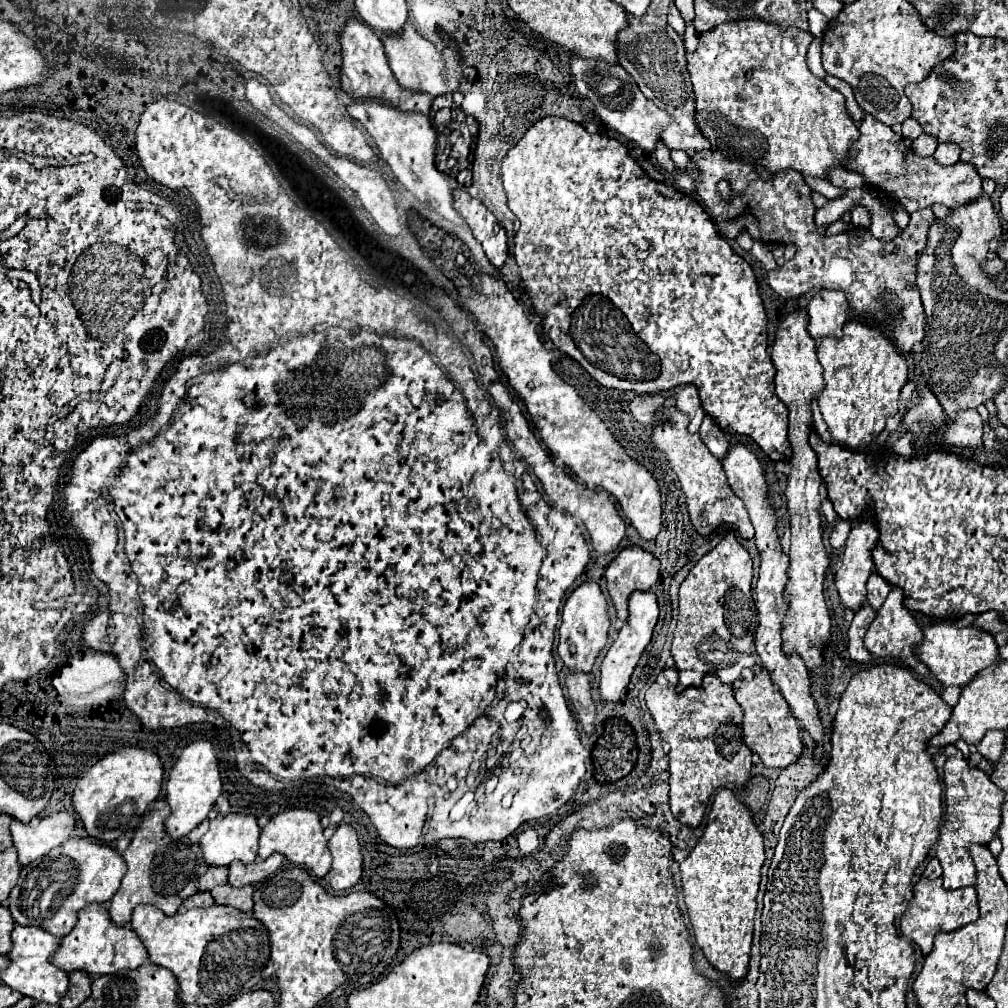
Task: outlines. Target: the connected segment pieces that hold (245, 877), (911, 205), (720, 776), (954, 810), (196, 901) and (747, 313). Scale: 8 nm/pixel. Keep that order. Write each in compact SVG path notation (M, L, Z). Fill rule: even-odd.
M272 853L268 859L258 859L258 861L252 861L252 863L234 861L230 865L228 883L234 885L234 887L244 887L244 885L250 885L250 883L260 883L268 875L276 873L284 865L284 861L286 861L286 857L282 853Z
M828 75L824 81L846 97L846 109L850 117L856 121L856 125L860 127L860 141L856 141L852 149L854 161L850 161L846 169L856 169L864 173L864 177L868 177L868 183L882 193L892 191L894 197L904 205L908 213L914 213L924 207L932 207L936 203L946 205L948 209L958 209L982 195L982 179L976 173L974 165L960 161L952 167L942 167L934 161L934 157L918 157L912 149L906 149L898 133L894 133L888 125L876 121L872 115L860 109L860 105L854 99L854 89L844 79Z
M664 667L656 681L646 691L646 705L650 709L650 715L658 727L660 739L670 745L670 809L676 819L680 819L688 827L698 827L706 805L710 797L726 787L728 783L744 785L750 779L750 767L752 767L752 751L744 743L742 737L742 719L744 709L734 699L732 685L724 685L716 673L706 673L700 687L688 687L682 693L676 693L678 683L678 669L676 667Z
M960 751L948 757L944 763L944 785L944 823L940 825L936 857L940 859L940 865L944 869L944 889L958 889L976 883L976 871L972 869L972 859L966 847L970 843L986 845L994 837L1002 821L1000 807L1004 801L1004 793L990 781L984 771L970 767Z
M198 891L194 893L192 897L188 897L188 901L184 901L184 905L180 907L180 911L186 911L186 909L192 909L192 907L208 907L208 905L214 905L214 897L210 895L210 891Z
M548 115L540 121L536 121L532 127L528 127L524 137L508 149L508 153L502 161L500 177L504 183L506 197L508 197L508 207L522 223L520 231L514 237L514 259L518 263L526 291L532 293L530 299L534 303L538 317L542 319L542 327L558 349L564 347L564 353L568 353L572 359L576 359L584 369L590 369L590 367L598 369L598 371L602 369L604 371L602 377L608 383L618 383L618 379L630 377L630 385L632 385L630 391L636 391L636 393L650 393L652 395L652 393L660 393L660 391L672 389L682 383L692 383L700 391L704 411L708 415L712 415L718 425L724 425L724 431L750 435L772 461L780 461L780 459L788 461L788 457L791 457L792 454L788 441L788 410L784 407L784 403L776 397L776 391L774 391L774 365L772 365L770 355L766 353L766 347L768 347L766 313L764 313L762 299L758 295L758 285L756 285L754 273L752 273L750 265L732 251L728 241L724 241L718 235L716 227L712 225L712 219L708 217L708 213L700 207L700 203L696 199L684 195L682 191L678 191L674 187L668 187L664 183L650 179L646 175L646 171L630 157L628 149L620 141L604 137L600 133L588 133L580 123L568 121L564 117L554 117L554 115ZM564 285L568 285L568 289L574 291L574 295L572 295L574 301L564 299Z

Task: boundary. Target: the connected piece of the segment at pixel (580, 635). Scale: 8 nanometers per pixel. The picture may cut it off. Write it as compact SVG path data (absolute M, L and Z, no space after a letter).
M592 579L584 581L580 587L576 587L570 593L570 597L566 599L566 605L562 609L558 655L562 657L562 661L568 669L590 673L596 655L606 645L606 635L608 635L608 627L610 627L606 605L608 605L606 597L602 595L598 583Z

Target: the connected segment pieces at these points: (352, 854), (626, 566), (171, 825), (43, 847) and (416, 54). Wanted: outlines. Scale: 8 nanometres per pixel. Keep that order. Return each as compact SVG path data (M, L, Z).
M340 825L330 837L330 851L334 857L332 869L328 873L330 887L336 891L354 887L364 869L364 857L356 829L352 825Z
M632 545L624 547L606 569L606 587L614 601L618 619L626 621L628 617L628 597L632 591L650 589L660 575L660 561Z
M208 739L190 743L178 757L176 769L170 771L166 781L166 801L172 807L172 815L166 821L166 829L170 837L184 837L188 835L200 821L204 821L222 793L222 777L218 767L216 749Z
M58 811L42 817L40 821L12 821L12 839L18 849L18 859L22 865L44 857L50 849L64 843L76 827L76 815L68 811Z
M406 21L406 25L396 33L382 33L380 39L382 39L382 45L384 45L384 53L390 61L390 67L392 67L392 71L394 71L394 75L396 75L396 79L402 87L422 89L422 91L430 93L432 97L448 93L446 81L440 75L442 67L444 67L444 61L442 61L440 53L436 51L436 47L430 41L426 41L424 37L420 37L416 33L416 29L410 21Z

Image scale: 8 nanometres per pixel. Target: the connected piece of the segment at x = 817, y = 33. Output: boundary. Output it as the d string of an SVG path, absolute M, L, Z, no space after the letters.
M812 7L812 9L808 11L808 17L810 17L810 33L812 33L814 37L822 39L822 37L824 37L824 29L826 29L826 25L828 25L826 15Z

